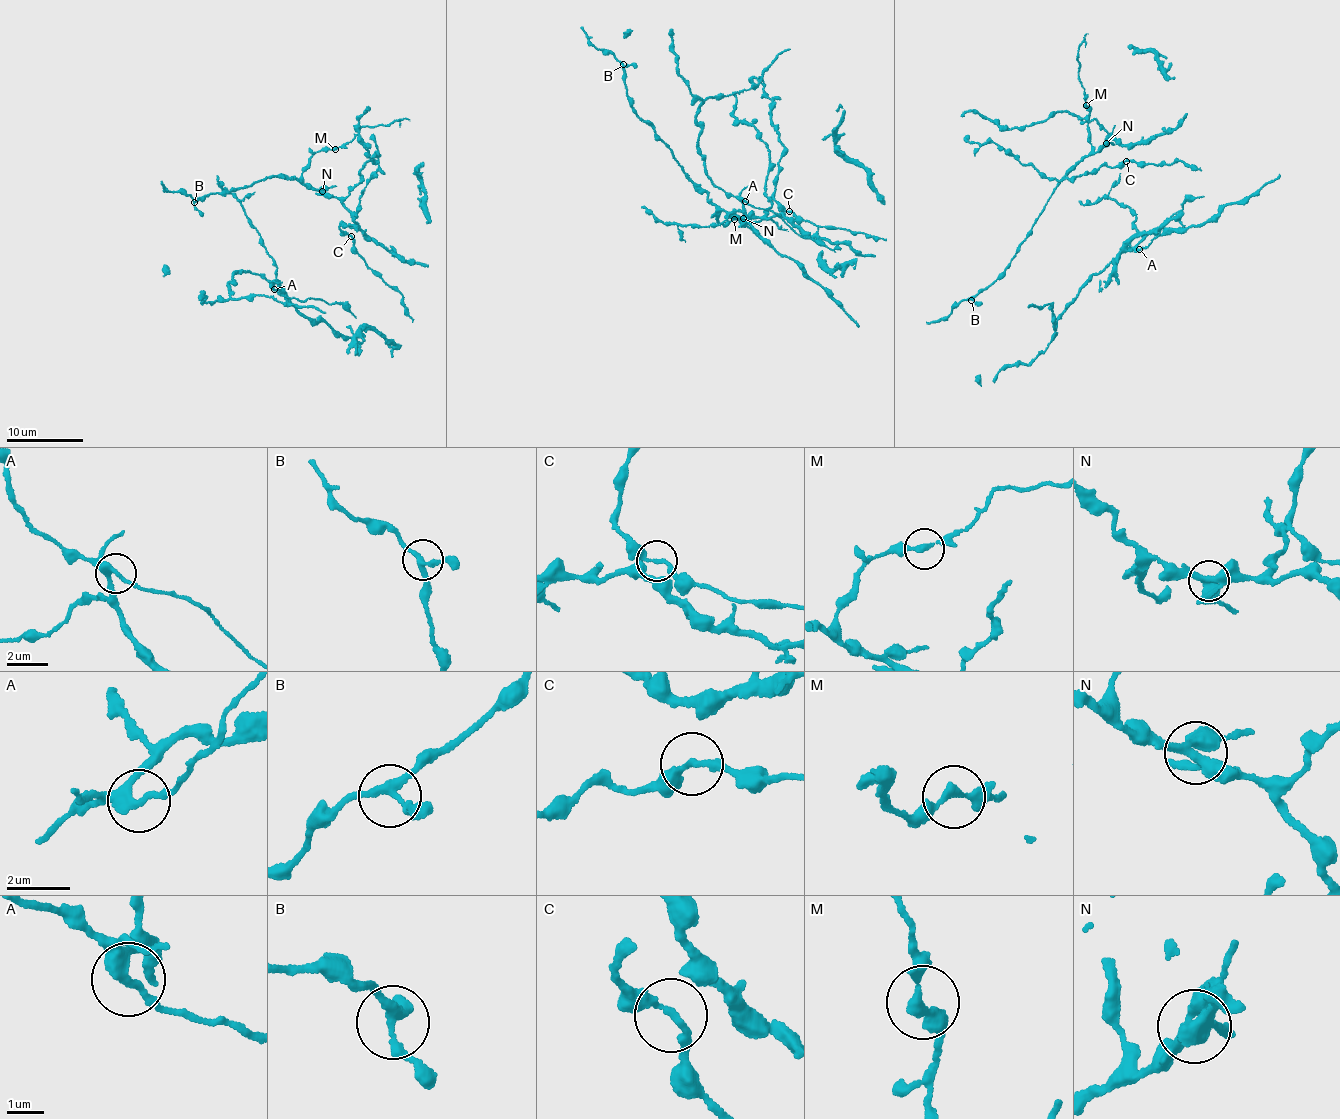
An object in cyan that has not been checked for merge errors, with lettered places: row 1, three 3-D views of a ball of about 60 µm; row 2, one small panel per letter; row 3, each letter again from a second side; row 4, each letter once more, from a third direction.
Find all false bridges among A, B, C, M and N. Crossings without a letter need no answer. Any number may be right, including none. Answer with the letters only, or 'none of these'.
A

